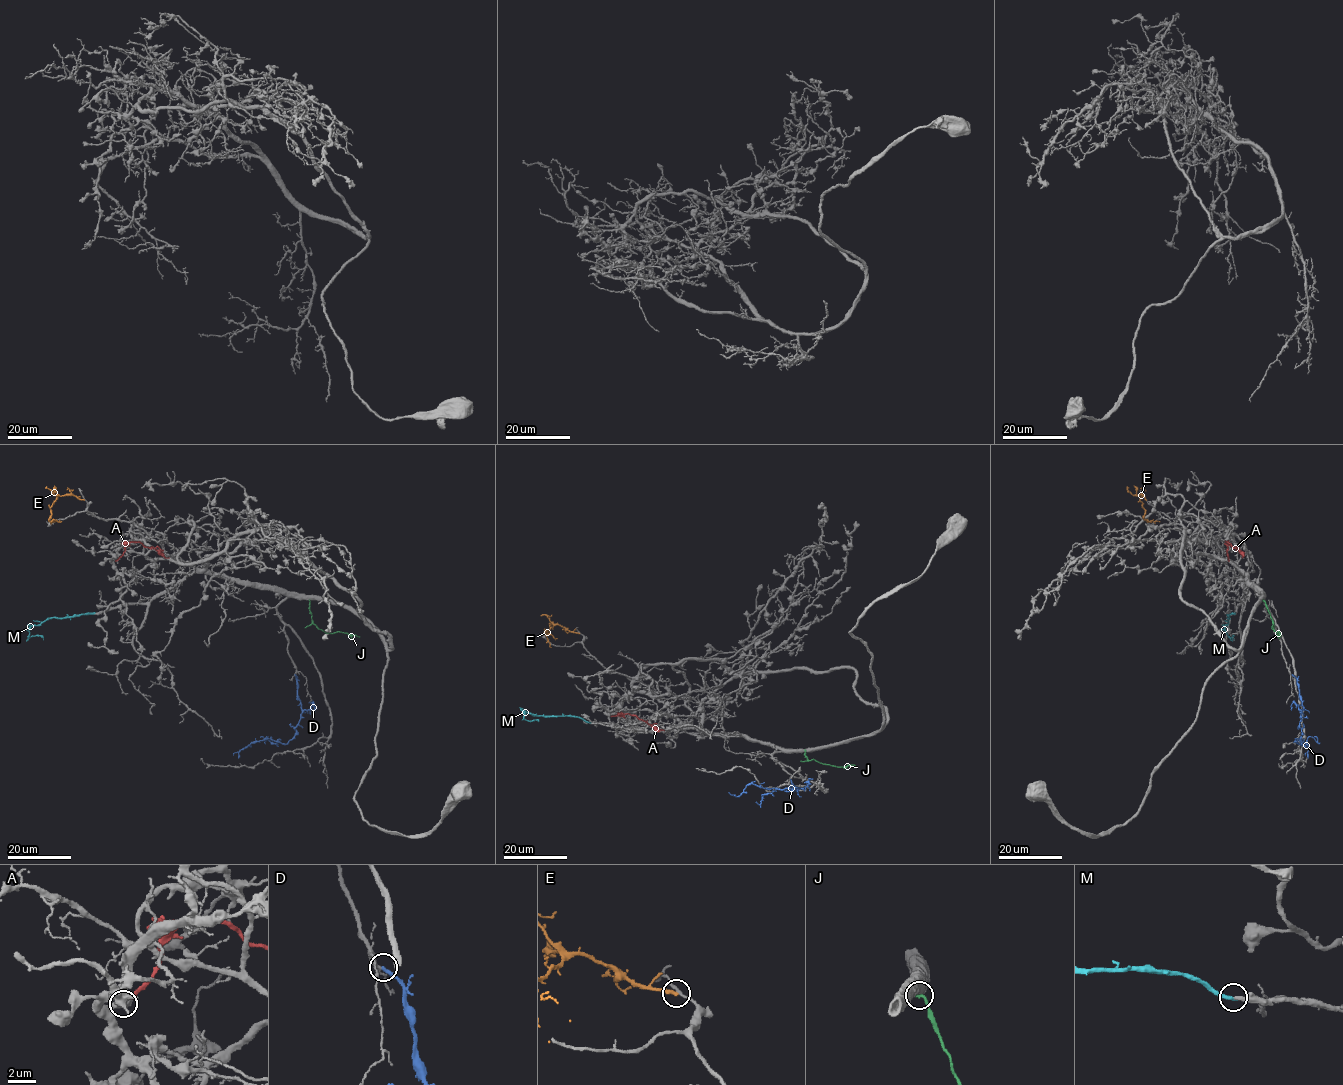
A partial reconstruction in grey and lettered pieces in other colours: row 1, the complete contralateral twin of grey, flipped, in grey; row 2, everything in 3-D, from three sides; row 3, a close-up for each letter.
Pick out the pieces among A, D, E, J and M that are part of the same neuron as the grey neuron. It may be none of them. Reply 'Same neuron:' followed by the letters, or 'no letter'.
Same neuron: D, M

